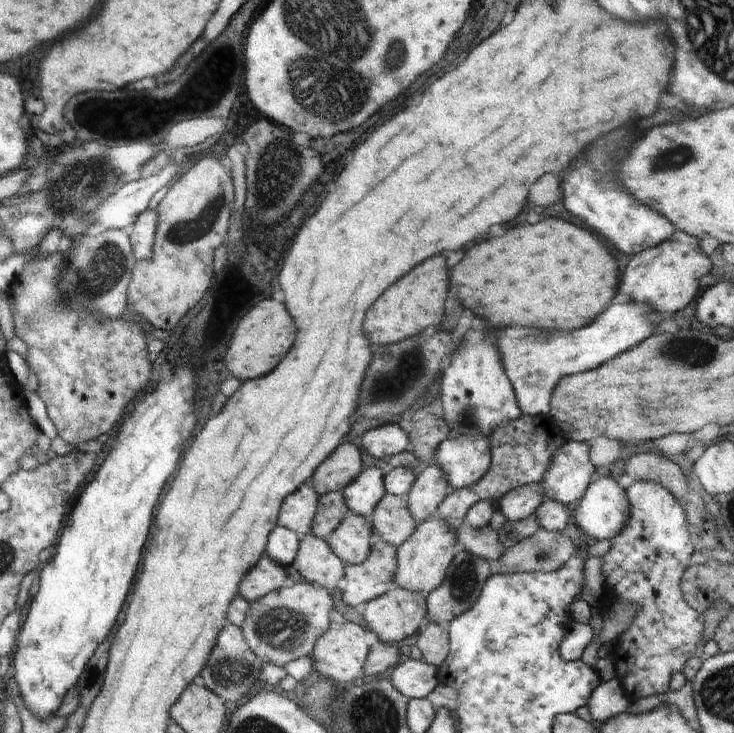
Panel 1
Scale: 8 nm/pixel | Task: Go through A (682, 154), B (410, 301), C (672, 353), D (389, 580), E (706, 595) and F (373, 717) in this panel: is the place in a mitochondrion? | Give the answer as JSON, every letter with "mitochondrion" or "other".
{"A":"mitochondrion","B":"other","C":"mitochondrion","D":"other","E":"other","F":"mitochondrion"}

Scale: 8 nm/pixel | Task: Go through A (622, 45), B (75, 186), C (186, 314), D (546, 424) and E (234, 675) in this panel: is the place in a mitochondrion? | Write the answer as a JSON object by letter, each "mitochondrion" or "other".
{"A":"other","B":"mitochondrion","C":"other","D":"other","E":"mitochondrion"}

